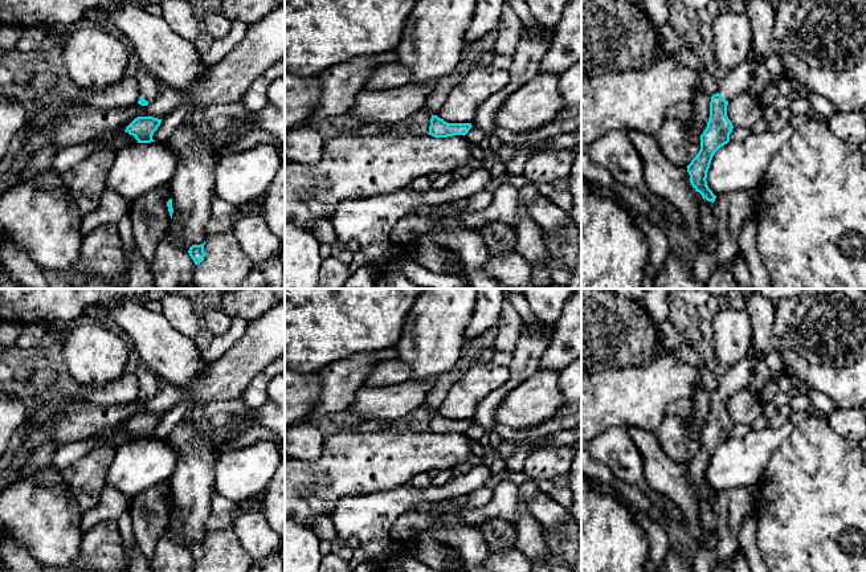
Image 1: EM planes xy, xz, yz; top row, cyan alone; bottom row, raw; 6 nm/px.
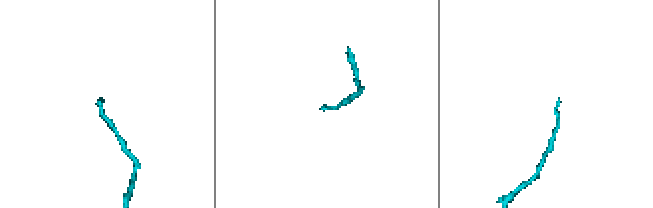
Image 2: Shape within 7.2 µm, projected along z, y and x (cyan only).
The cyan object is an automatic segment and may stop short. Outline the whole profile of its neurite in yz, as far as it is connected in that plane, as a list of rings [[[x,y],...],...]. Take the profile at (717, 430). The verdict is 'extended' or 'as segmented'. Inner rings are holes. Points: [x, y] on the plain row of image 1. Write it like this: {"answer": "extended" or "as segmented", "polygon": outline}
{"answer": "extended", "polygon": [[[748,354],[732,367],[726,368],[719,379],[718,389],[711,393],[710,414],[706,426],[700,432],[700,446],[687,462],[693,485],[707,498],[714,499],[716,495],[706,477],[712,453],[730,438],[730,430],[734,425],[727,413],[727,401],[734,393],[751,385],[755,369],[756,358]]]}

